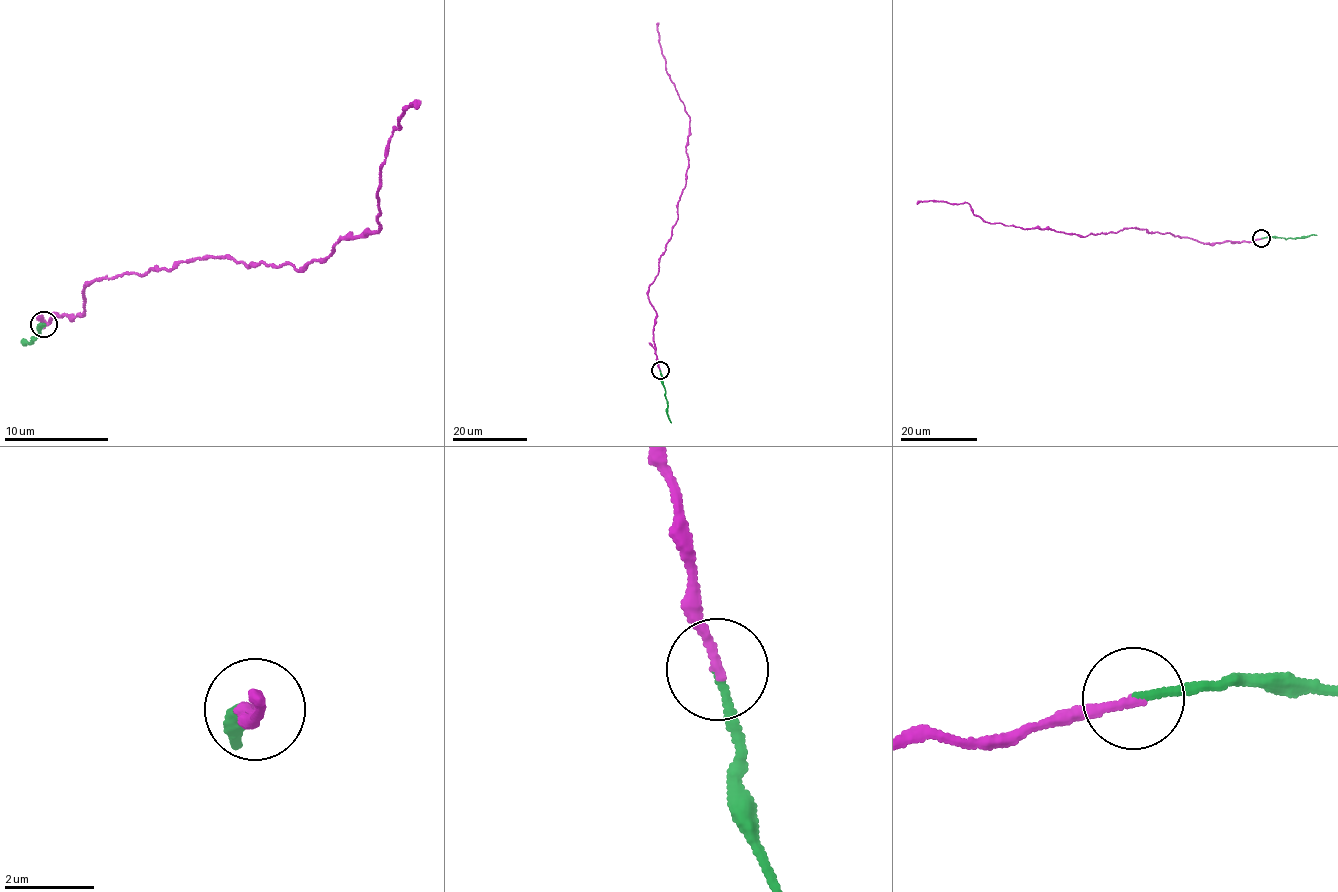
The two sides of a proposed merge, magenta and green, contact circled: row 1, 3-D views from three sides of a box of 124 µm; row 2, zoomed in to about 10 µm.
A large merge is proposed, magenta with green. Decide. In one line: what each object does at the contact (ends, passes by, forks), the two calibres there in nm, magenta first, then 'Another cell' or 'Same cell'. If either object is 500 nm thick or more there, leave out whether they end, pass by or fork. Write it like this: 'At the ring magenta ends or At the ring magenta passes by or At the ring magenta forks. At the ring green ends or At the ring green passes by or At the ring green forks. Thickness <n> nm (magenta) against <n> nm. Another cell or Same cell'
At the ring magenta ends. At the ring green ends. Thickness 200 nm (magenta) against 160 nm. Another cell

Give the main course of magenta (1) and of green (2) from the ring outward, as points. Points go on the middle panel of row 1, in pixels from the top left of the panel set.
1: (660, 370), (652, 332), (656, 311), (648, 290), (678, 216), (690, 117), (666, 71), (659, 22)
2: (660, 370), (671, 423)

